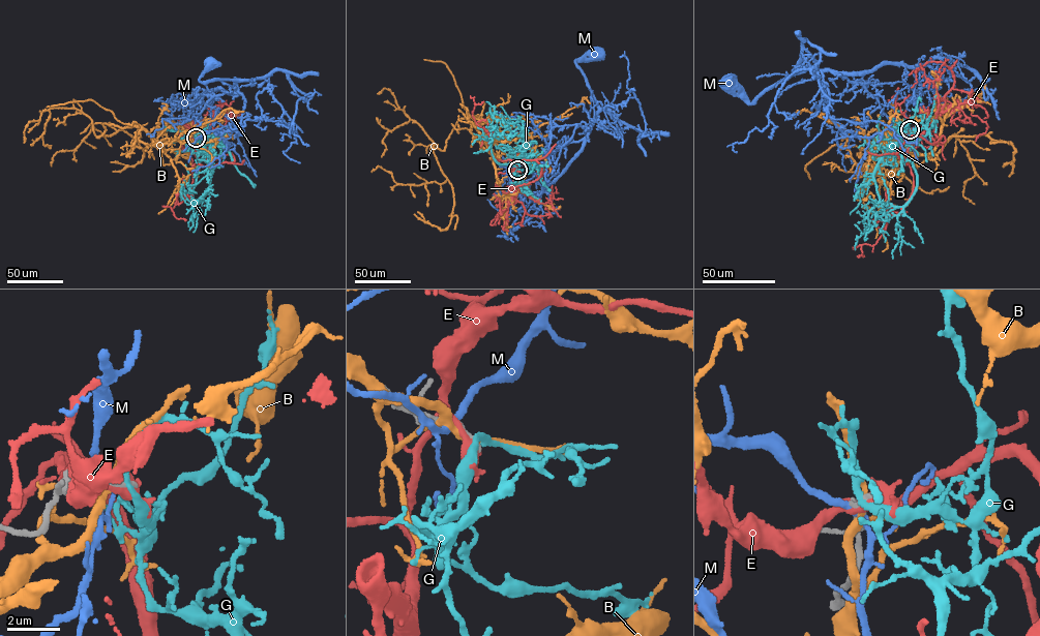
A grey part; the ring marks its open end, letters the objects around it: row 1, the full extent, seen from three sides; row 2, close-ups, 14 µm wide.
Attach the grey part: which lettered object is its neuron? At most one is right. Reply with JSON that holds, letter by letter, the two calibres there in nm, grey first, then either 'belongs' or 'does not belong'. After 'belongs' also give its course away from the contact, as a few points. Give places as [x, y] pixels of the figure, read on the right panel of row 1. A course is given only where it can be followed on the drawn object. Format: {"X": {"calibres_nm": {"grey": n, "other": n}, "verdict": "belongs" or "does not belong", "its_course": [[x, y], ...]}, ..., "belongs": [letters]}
{"B": {"calibres_nm": {"grey": 280, "other": 200}, "verdict": "does not belong"}, "E": {"calibres_nm": {"grey": 360, "other": 280}, "verdict": "does not belong"}, "G": {"calibres_nm": {"grey": 240, "other": 240}, "verdict": "does not belong"}, "M": {"calibres_nm": {"grey": 320, "other": 280}, "verdict": "does not belong"}, "belongs": []}

